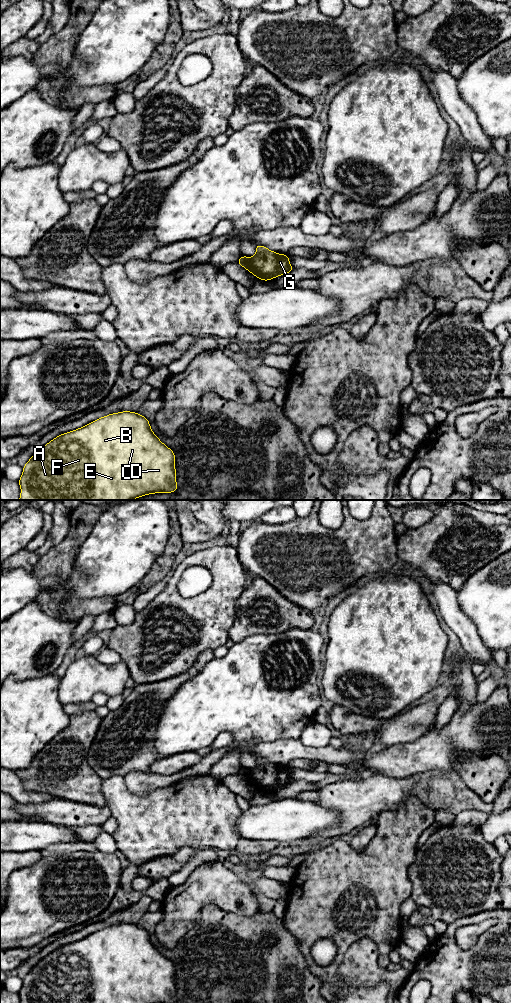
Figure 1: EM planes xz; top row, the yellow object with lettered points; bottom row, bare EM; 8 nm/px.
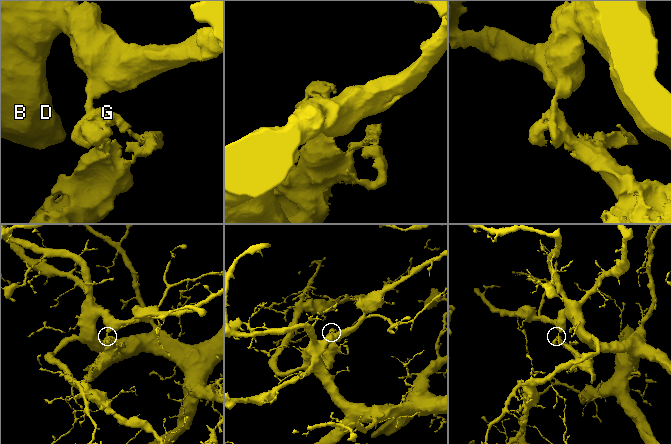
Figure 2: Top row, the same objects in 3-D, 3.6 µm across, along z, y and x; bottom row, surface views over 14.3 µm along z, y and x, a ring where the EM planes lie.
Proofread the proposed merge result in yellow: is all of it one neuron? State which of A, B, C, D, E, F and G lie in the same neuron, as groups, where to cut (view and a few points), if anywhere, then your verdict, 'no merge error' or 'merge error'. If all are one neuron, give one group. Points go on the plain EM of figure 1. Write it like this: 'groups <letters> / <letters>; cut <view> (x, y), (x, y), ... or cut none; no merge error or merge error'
groups A B C D E F / G; cut xz (248, 769), (246, 780); merge error

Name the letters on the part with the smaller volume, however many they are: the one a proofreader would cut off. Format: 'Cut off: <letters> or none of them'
Cut off: G

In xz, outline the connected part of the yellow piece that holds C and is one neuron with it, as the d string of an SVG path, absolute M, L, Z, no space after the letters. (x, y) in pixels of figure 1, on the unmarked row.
M130 923L109 926L96 931L79 941L57 948L43 958L23 978L23 986L18 994L21 999L21 1003L176 1003L178 1000L176 995L174 964L163 956L159 952L158 948L153 945L149 933L145 928L141 928L137 924Z

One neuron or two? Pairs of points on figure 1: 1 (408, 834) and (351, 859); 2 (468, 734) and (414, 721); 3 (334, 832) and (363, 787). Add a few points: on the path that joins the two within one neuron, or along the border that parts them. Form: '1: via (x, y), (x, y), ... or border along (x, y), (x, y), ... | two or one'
1: via (394, 846), (381, 859), (365, 859) | one
2: border along (433, 730), (412, 741) | two
3: via (345, 822), (353, 814), (356, 803), (361, 798) | one

